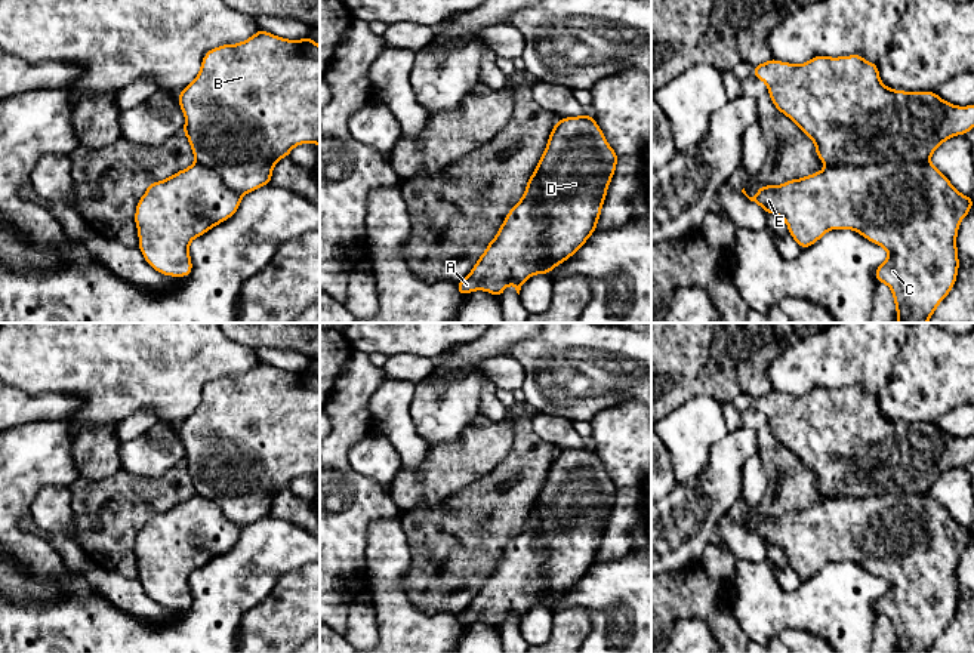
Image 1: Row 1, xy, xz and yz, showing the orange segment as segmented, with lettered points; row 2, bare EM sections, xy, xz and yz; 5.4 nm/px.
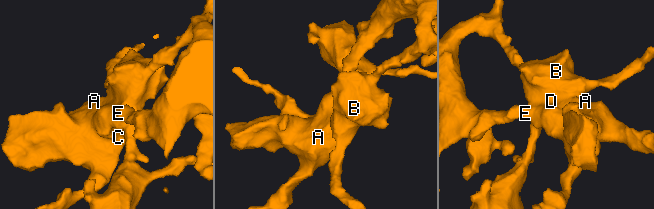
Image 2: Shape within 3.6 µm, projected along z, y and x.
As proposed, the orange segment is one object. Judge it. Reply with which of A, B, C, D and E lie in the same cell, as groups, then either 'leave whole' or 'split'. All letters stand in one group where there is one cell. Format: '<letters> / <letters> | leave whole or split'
A C E / B D | split

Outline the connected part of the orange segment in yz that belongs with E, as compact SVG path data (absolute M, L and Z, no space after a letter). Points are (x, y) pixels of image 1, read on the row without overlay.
M931 493L824 499L777 518L762 517L755 529L749 529L745 520L742 524L765 545L782 549L802 580L830 561L853 561L884 579L888 589L876 600L875 610L891 620L897 653L928 653L952 622L959 600L959 554L974 535Z

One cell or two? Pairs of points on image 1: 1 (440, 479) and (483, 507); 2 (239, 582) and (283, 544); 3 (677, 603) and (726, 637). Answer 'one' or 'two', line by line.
1: two
2: one
3: one

